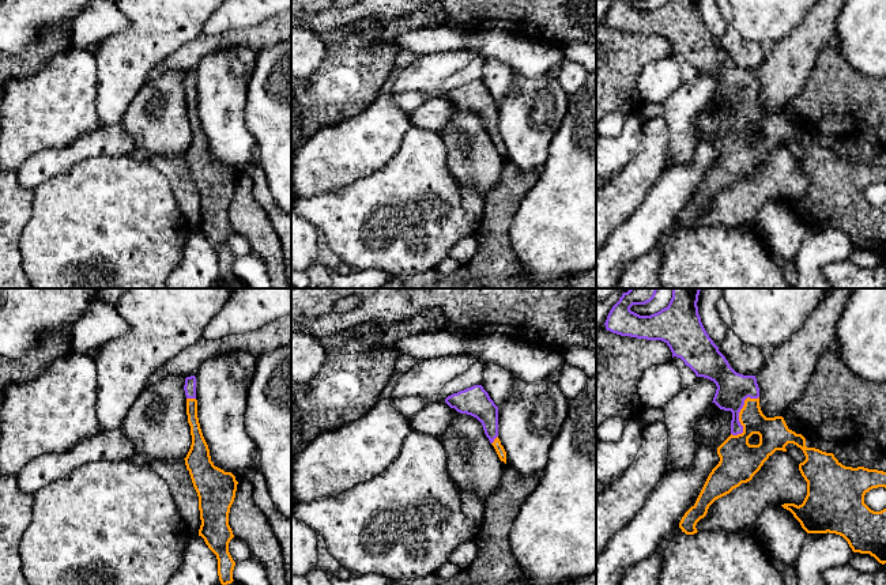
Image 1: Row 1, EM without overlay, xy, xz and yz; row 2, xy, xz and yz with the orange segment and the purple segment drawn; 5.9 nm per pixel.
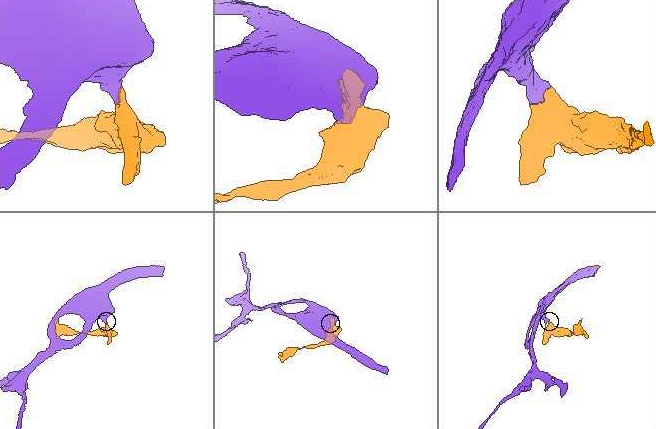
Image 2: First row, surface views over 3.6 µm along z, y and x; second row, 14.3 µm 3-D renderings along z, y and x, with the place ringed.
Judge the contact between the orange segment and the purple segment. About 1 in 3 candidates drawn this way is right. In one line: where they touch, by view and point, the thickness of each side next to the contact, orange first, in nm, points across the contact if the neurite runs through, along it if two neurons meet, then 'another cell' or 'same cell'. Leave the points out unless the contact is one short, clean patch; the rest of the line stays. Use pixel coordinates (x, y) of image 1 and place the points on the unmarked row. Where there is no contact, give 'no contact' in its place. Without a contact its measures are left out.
yz (739, 109) | 200/190 nm | across yz (736, 151), (742, 127), (739, 109), (739, 91), (732, 85) | same cell

